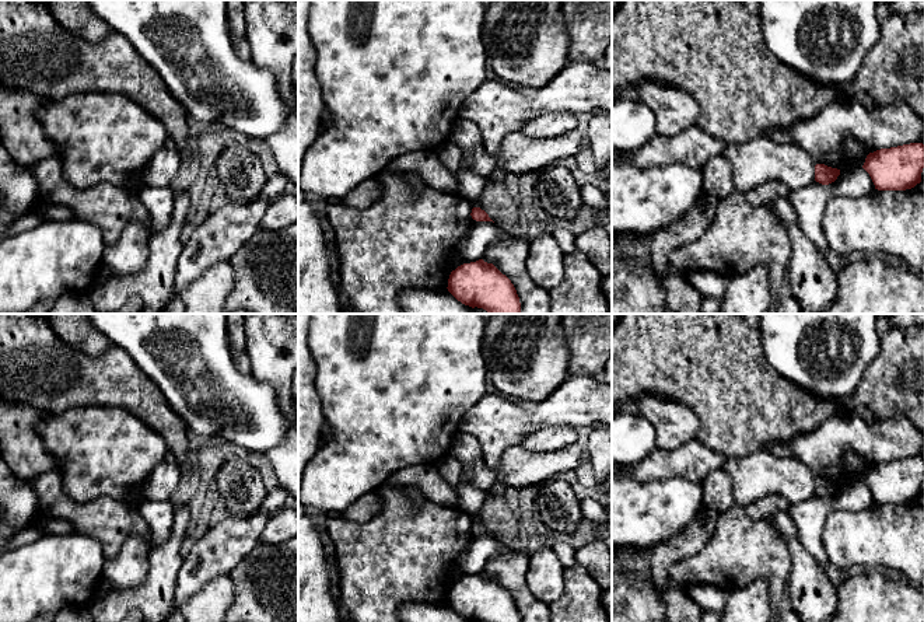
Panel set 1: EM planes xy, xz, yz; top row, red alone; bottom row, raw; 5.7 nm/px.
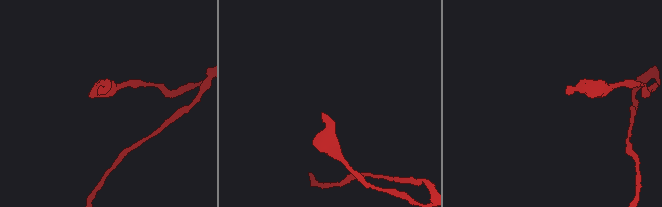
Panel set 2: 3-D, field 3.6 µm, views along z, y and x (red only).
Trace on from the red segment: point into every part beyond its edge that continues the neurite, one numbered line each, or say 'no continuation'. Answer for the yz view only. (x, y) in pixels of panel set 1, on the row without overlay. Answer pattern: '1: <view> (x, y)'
no continuation

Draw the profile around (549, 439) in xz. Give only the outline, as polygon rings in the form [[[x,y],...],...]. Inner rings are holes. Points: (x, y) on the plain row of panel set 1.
[[[545,426],[526,434],[519,445],[533,452],[556,452],[575,445],[578,438],[575,427],[571,426]]]

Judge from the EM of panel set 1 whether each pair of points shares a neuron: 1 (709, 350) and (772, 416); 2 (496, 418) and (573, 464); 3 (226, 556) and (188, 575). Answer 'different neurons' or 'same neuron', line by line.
1: same neuron
2: different neurons
3: same neuron

